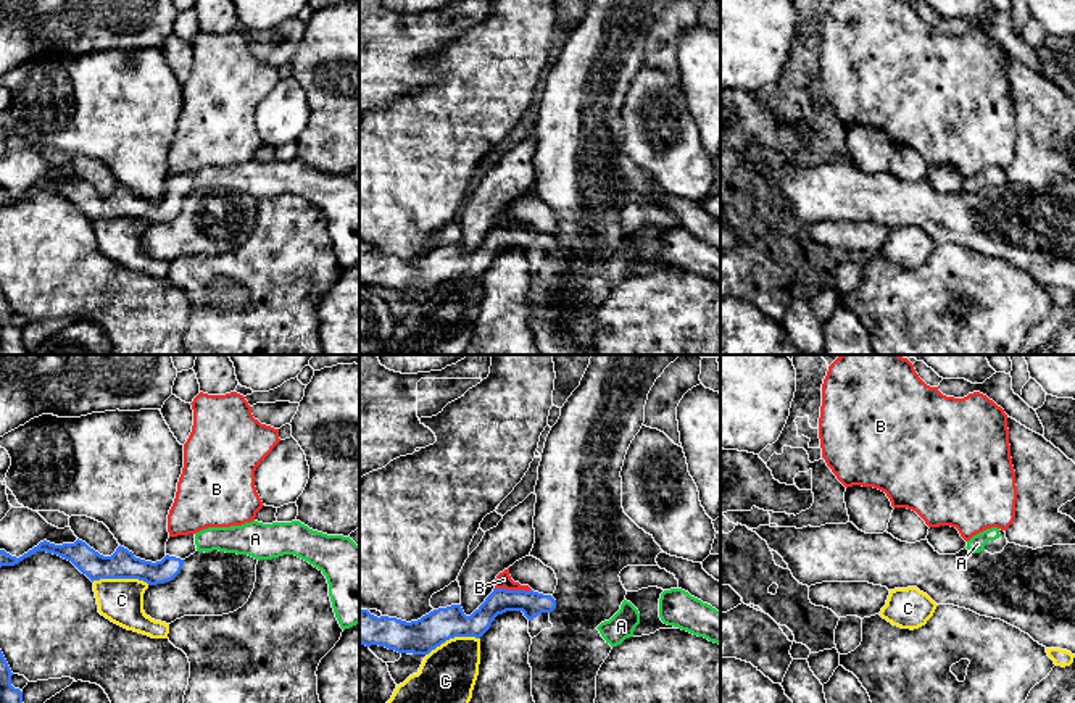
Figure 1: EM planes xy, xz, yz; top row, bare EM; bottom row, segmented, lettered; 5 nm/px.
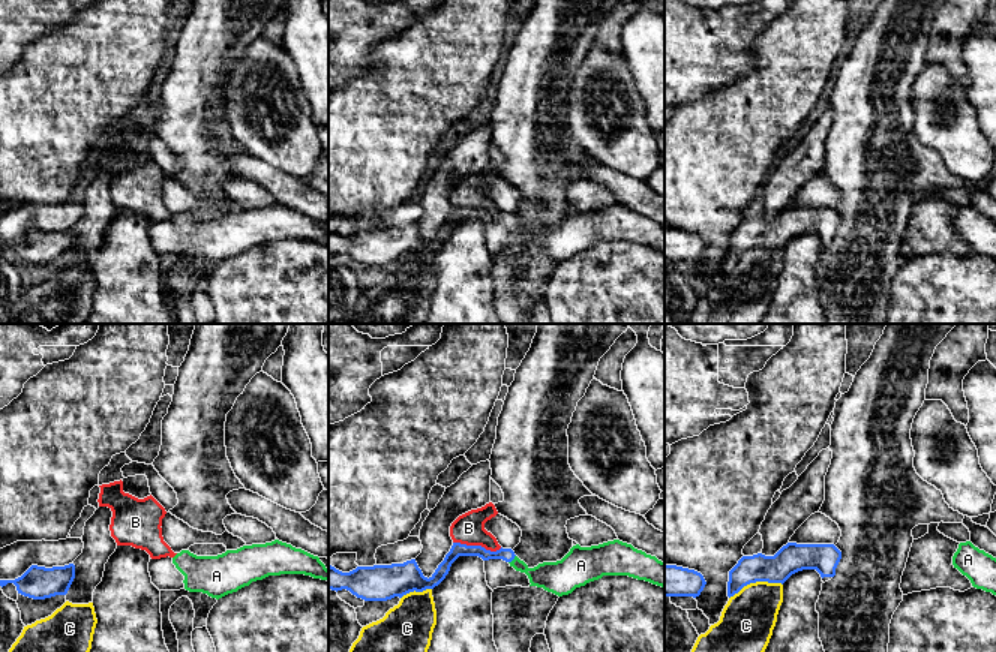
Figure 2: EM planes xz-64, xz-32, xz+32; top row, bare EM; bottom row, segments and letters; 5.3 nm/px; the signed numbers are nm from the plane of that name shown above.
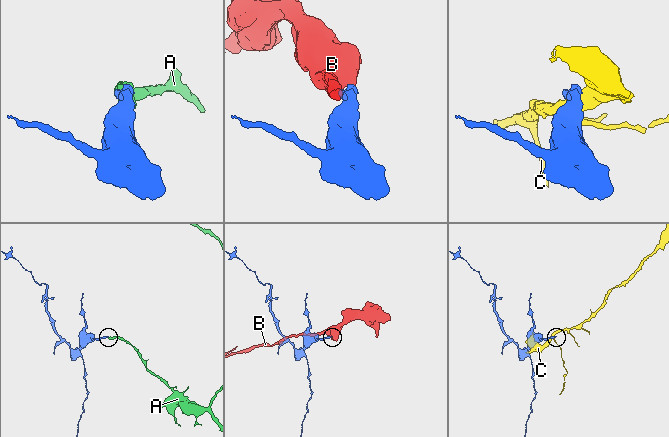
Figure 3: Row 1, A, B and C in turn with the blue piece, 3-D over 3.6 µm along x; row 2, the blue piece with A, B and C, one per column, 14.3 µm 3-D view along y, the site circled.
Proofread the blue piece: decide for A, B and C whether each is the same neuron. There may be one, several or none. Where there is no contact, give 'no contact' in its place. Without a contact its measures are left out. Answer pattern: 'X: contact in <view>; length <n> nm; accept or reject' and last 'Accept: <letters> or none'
A: no contact; accept
B: contact in xz; length 180 nm; reject
C: contact in xy; length 280 nm; reject
Accept: A

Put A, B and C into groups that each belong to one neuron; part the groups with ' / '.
A / B / C

